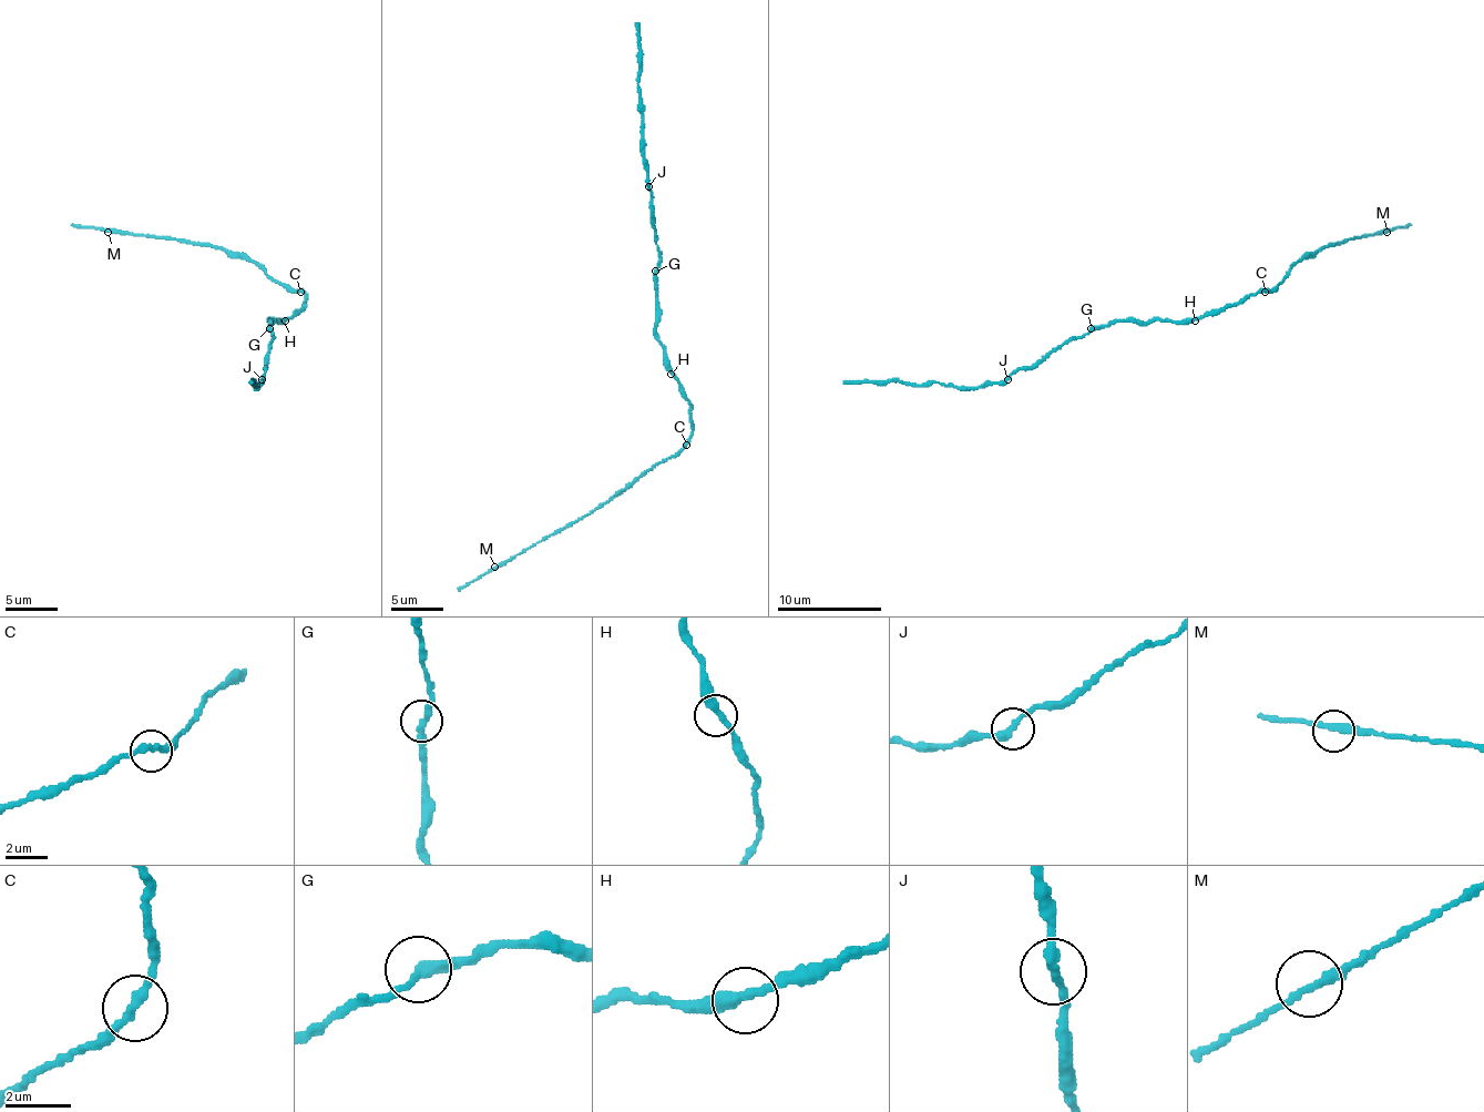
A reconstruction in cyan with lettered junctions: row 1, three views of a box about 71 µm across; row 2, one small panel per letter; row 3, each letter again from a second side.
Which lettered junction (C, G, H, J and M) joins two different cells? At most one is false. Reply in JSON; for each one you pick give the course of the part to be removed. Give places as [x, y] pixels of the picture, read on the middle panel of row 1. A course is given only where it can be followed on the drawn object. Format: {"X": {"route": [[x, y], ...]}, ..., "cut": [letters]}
{"cut": []}

